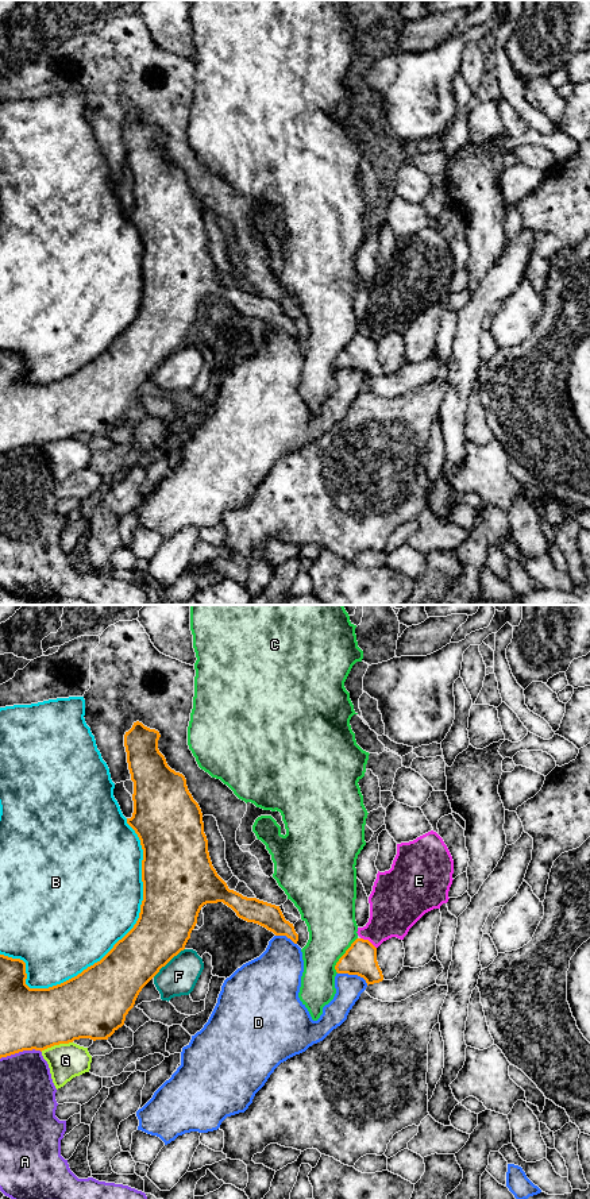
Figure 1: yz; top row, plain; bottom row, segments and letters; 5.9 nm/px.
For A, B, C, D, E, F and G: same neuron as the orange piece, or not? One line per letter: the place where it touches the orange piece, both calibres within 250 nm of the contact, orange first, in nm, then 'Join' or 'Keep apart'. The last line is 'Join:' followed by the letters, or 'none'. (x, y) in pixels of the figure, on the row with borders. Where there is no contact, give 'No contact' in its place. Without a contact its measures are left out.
A: Touches orange at yz (20, 1051). Thickness 360 nm (orange) against 320 nm. Keep apart
B: Touches orange at yz (135, 924). Thickness 340 nm (orange) against 480 nm. Keep apart
C: Touches orange at yz (343, 955). Thickness 190 nm (orange) against 300 nm. Keep apart
D: Touches orange at yz (354, 974). Thickness 190 nm (orange) against 160 nm. Keep apart
E: Touches orange at yz (369, 941). Thickness 190 nm (orange) against 300 nm. Keep apart
F: Touches orange at yz (168, 962). Thickness 320 nm (orange) against 220 nm. Keep apart
G: Touches orange at yz (56, 1044). Thickness 360 nm (orange) against 200 nm. Keep apart
Join: none

